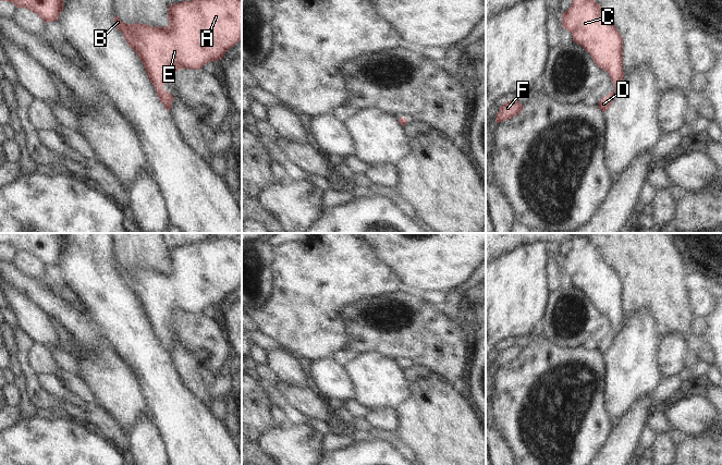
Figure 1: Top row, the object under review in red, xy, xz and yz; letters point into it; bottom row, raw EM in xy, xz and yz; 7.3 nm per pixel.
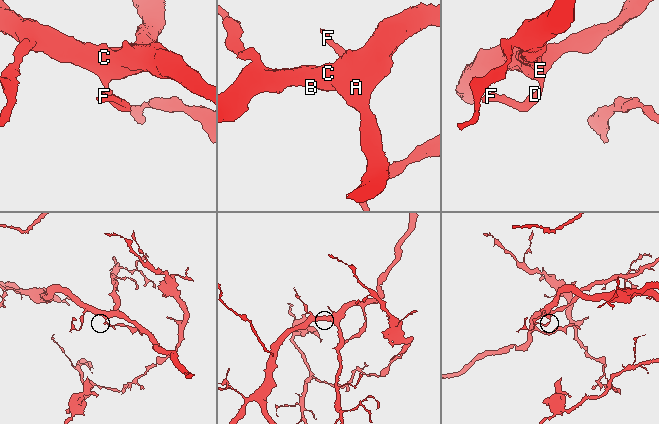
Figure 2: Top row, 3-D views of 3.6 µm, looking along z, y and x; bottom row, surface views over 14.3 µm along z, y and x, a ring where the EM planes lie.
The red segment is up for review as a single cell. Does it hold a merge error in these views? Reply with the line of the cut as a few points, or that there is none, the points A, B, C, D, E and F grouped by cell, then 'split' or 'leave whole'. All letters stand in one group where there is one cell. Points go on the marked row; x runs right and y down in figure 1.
no cut; A B C D E F; leave whole

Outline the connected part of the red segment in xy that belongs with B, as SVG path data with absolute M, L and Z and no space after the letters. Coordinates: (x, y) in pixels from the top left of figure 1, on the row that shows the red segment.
M192 0L170 4L169 24L155 27L127 24L114 15L114 25L137 53L160 102L171 110L174 96L164 90L167 78L182 69L199 70L208 62L219 61L242 39L242 0Z

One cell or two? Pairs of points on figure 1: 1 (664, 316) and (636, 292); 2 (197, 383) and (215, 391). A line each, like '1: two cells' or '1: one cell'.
1: one cell
2: two cells

